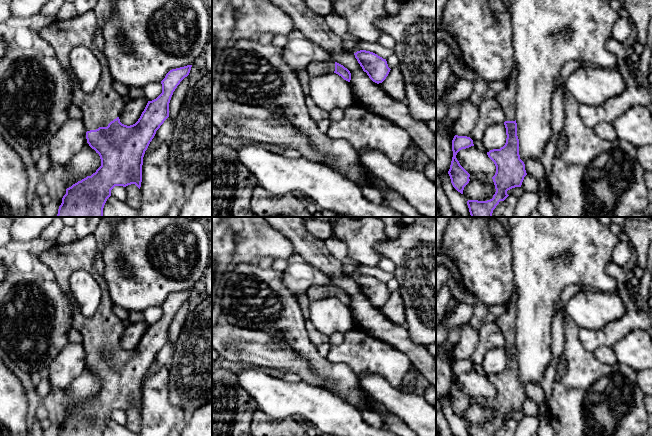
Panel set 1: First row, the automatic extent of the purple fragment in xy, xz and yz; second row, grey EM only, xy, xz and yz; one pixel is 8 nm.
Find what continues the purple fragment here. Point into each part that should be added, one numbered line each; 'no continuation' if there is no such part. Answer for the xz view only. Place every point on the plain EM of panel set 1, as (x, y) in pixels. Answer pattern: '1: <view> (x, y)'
1: xz (314, 293)

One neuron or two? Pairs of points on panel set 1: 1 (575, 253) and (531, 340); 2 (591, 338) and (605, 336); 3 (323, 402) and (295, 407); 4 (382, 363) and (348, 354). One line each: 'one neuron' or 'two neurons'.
1: one neuron
2: one neuron
3: one neuron
4: one neuron

